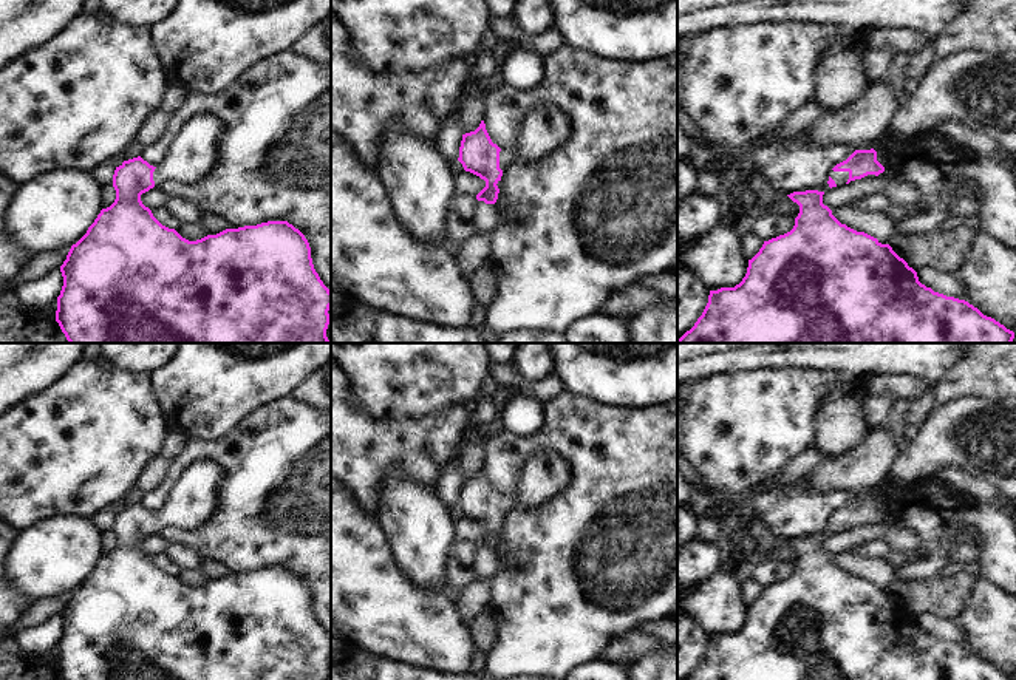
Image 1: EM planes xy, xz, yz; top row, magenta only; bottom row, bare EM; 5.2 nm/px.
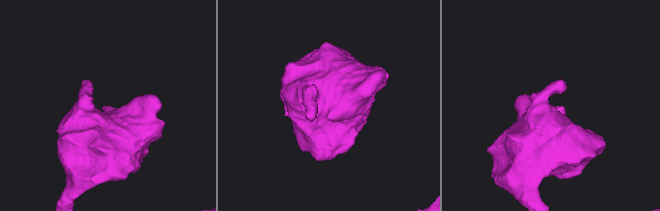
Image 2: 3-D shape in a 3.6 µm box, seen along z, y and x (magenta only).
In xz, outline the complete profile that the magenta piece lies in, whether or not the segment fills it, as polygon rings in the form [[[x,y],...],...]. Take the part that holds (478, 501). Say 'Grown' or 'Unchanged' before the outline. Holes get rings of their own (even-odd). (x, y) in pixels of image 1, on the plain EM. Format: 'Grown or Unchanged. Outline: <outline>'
Grown. Outline: [[[540,450],[521,464],[513,495],[493,490],[481,467],[475,478],[462,481],[458,507],[465,518],[486,527],[476,546],[495,550],[499,539],[496,530],[507,512],[537,507],[564,490],[569,481],[571,468],[563,454],[558,450]]]

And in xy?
Grown. Outline: [[[193,462],[182,470],[181,476],[167,493],[158,513],[150,512],[141,502],[124,507],[116,513],[113,533],[116,536],[114,549],[102,555],[87,580],[71,592],[66,606],[60,612],[63,632],[57,643],[56,668],[63,680],[326,680],[331,663],[331,637],[323,631],[314,615],[311,593],[305,581],[288,567],[268,567],[257,572],[226,575],[216,581],[207,581],[196,587],[182,584],[175,575],[162,572],[141,547],[141,541],[162,529],[193,530],[206,524],[216,507],[216,488],[223,470],[215,462]]]

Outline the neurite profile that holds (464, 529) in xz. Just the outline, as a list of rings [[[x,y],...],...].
[[[462,516],[453,525],[453,541],[476,542],[486,533],[486,527],[479,522]]]

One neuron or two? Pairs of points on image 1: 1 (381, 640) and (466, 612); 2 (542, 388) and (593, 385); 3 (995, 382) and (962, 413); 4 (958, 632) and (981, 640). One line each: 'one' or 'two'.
1: two
2: two
3: two
4: two

